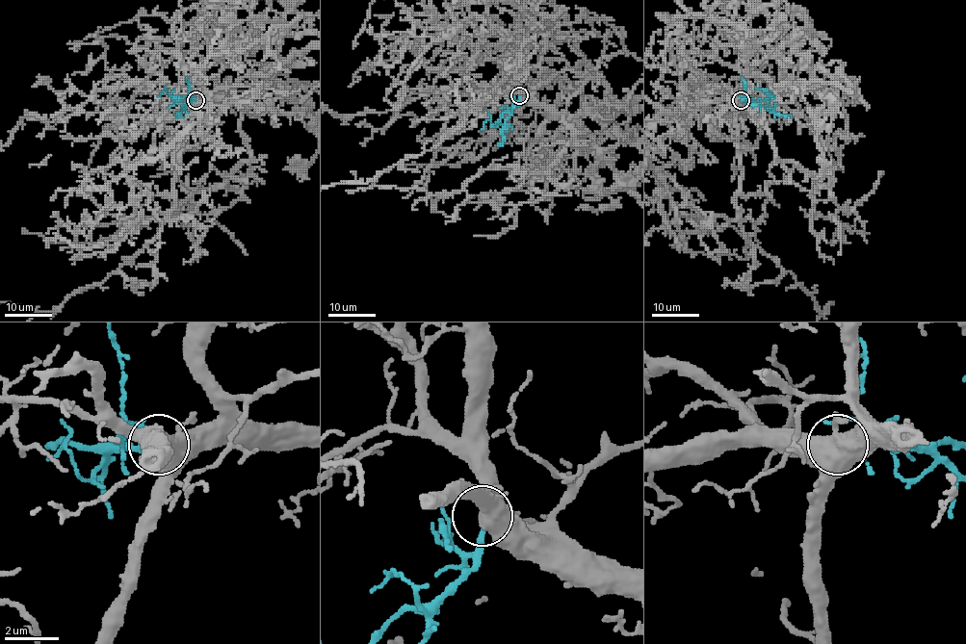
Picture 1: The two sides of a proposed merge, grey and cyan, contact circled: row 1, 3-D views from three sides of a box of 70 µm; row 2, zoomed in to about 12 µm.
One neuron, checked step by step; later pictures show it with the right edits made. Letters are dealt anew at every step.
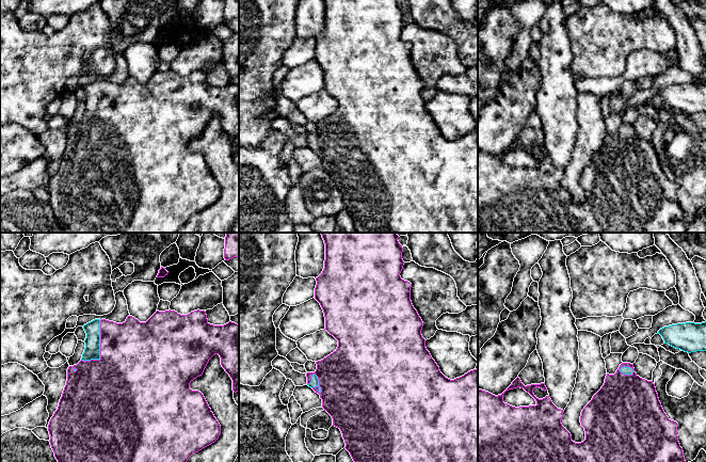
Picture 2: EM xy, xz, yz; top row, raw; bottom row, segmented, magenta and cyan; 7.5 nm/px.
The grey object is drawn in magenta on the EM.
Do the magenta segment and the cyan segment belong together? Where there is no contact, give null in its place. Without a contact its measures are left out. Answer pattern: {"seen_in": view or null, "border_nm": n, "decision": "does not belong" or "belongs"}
{"seen_in": "xy", "border_nm": 340, "decision": "belongs"}

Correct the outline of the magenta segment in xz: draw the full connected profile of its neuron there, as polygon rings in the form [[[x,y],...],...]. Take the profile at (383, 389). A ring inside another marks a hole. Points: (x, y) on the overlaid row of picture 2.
[[[320,233],[325,243],[325,260],[322,273],[316,277],[315,299],[320,303],[325,329],[338,340],[337,349],[321,361],[316,362],[315,372],[307,372],[307,385],[320,395],[322,408],[333,418],[333,426],[340,429],[354,462],[478,462],[478,370],[450,380],[439,370],[426,348],[421,335],[423,322],[411,301],[412,284],[401,278],[403,269],[403,248],[397,233]]]

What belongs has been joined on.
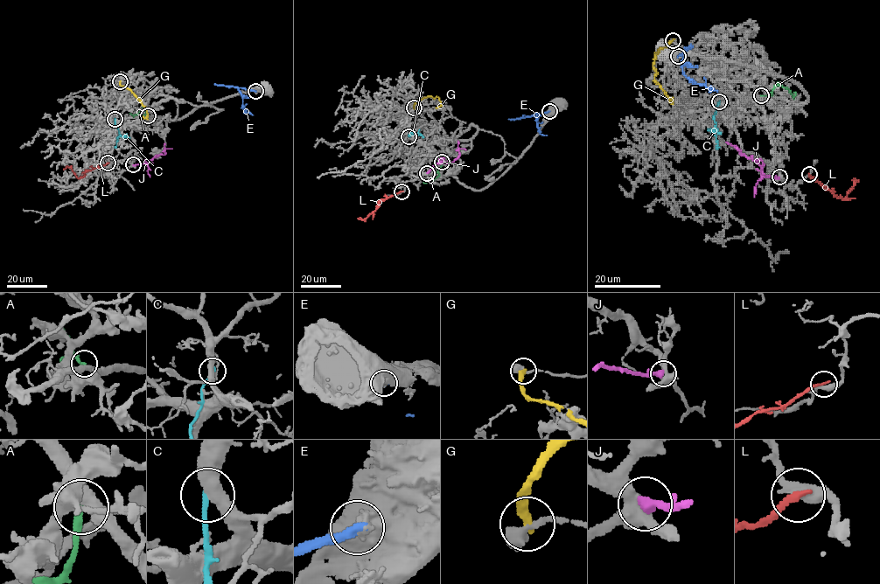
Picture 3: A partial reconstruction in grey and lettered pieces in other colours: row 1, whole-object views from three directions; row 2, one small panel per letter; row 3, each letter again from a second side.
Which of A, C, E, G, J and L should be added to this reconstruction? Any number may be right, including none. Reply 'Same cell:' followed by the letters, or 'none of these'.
Same cell: none of these

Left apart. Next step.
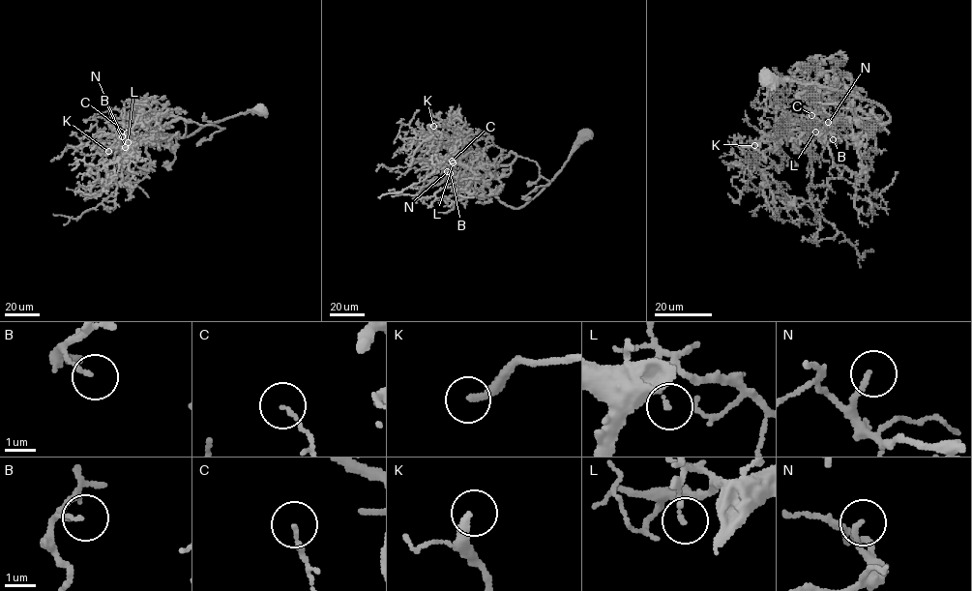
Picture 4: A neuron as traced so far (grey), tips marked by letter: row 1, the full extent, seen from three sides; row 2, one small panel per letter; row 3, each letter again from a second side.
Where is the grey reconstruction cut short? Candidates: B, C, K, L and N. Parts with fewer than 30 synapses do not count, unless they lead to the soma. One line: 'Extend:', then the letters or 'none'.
Extend: K

